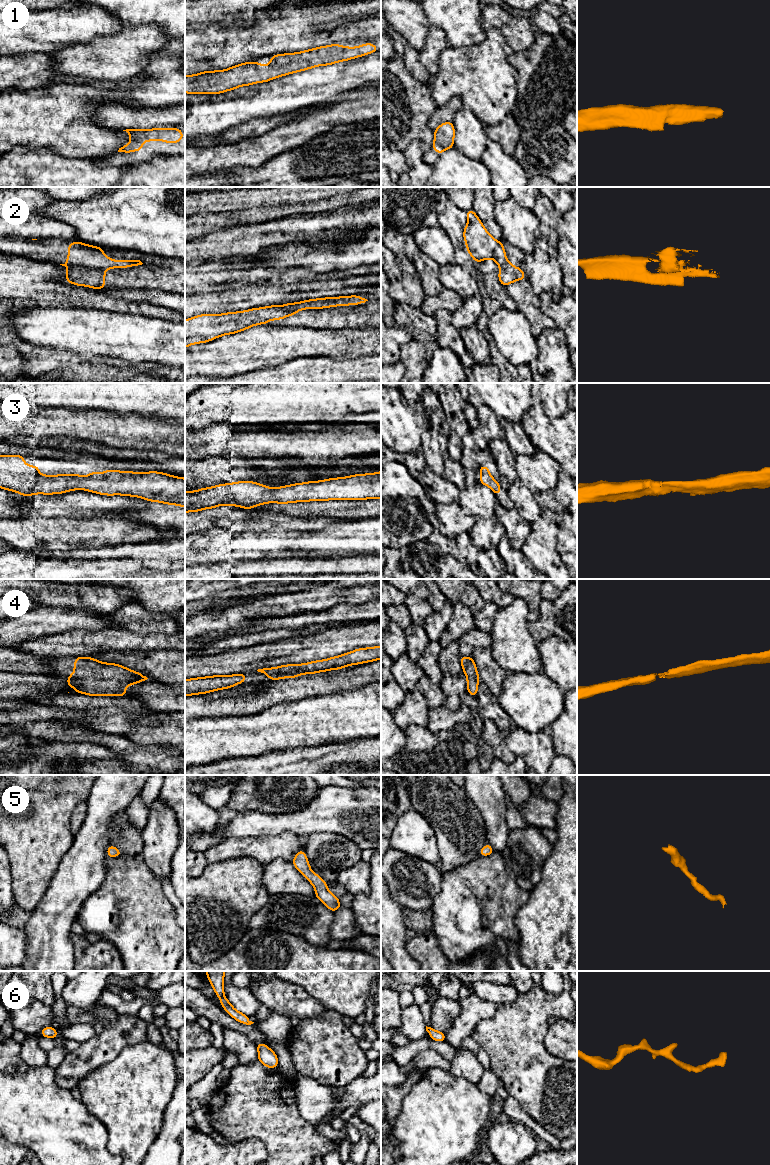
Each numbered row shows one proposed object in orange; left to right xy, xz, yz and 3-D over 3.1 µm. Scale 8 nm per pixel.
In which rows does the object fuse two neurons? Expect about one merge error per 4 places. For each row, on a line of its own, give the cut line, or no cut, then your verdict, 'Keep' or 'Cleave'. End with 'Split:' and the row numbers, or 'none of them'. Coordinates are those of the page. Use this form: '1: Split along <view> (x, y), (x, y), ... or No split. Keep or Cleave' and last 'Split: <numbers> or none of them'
1: No split. Keep
2: Split along xy (66, 262), (72, 265), (98, 267), (104, 270). Cleave
3: No split. Keep
4: No split. Keep
5: No split. Keep
6: No split. Keep
Split: 2

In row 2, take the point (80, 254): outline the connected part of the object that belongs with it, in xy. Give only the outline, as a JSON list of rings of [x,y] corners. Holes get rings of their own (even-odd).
[[[77,241],[69,244],[66,263],[103,270],[111,268],[123,269],[143,264],[140,260],[112,260],[103,254],[103,247],[95,247]]]

